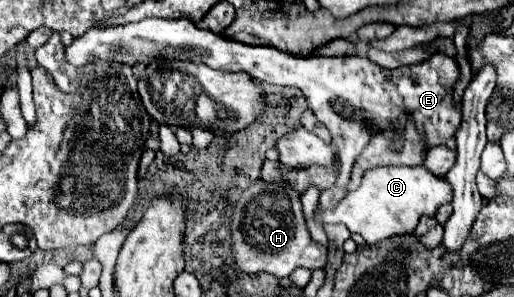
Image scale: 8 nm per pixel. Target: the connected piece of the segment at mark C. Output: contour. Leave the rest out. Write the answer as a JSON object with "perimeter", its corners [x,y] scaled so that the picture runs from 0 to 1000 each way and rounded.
{"perimeter":[[[730,559],[730,566],[722,566],[722,572],[714,572],[706,586],[702,626],[695,640],[687,640],[687,646],[675,646],[675,660],[652,700],[628,707],[617,687],[613,747],[621,761],[671,754],[679,768],[679,781],[702,788],[714,822],[733,822],[733,815],[741,815],[741,808],[749,808],[757,795],[804,781],[819,721],[842,727],[850,714],[850,700],[858,687],[870,687],[870,680],[877,680],[877,626],[866,606],[854,606],[850,593],[831,579],[823,559]]]}

